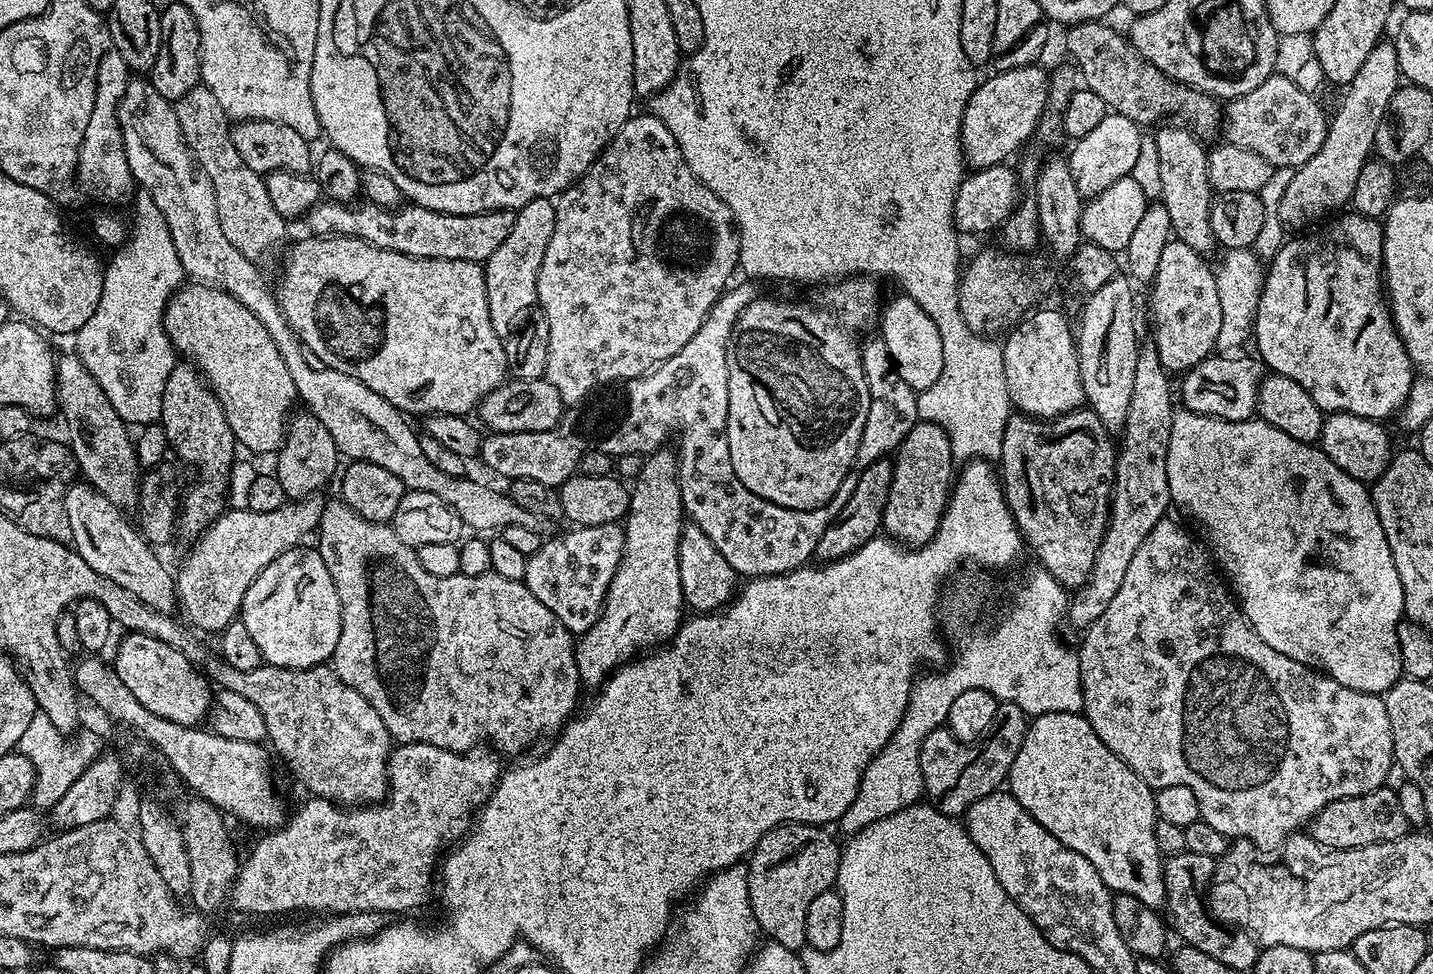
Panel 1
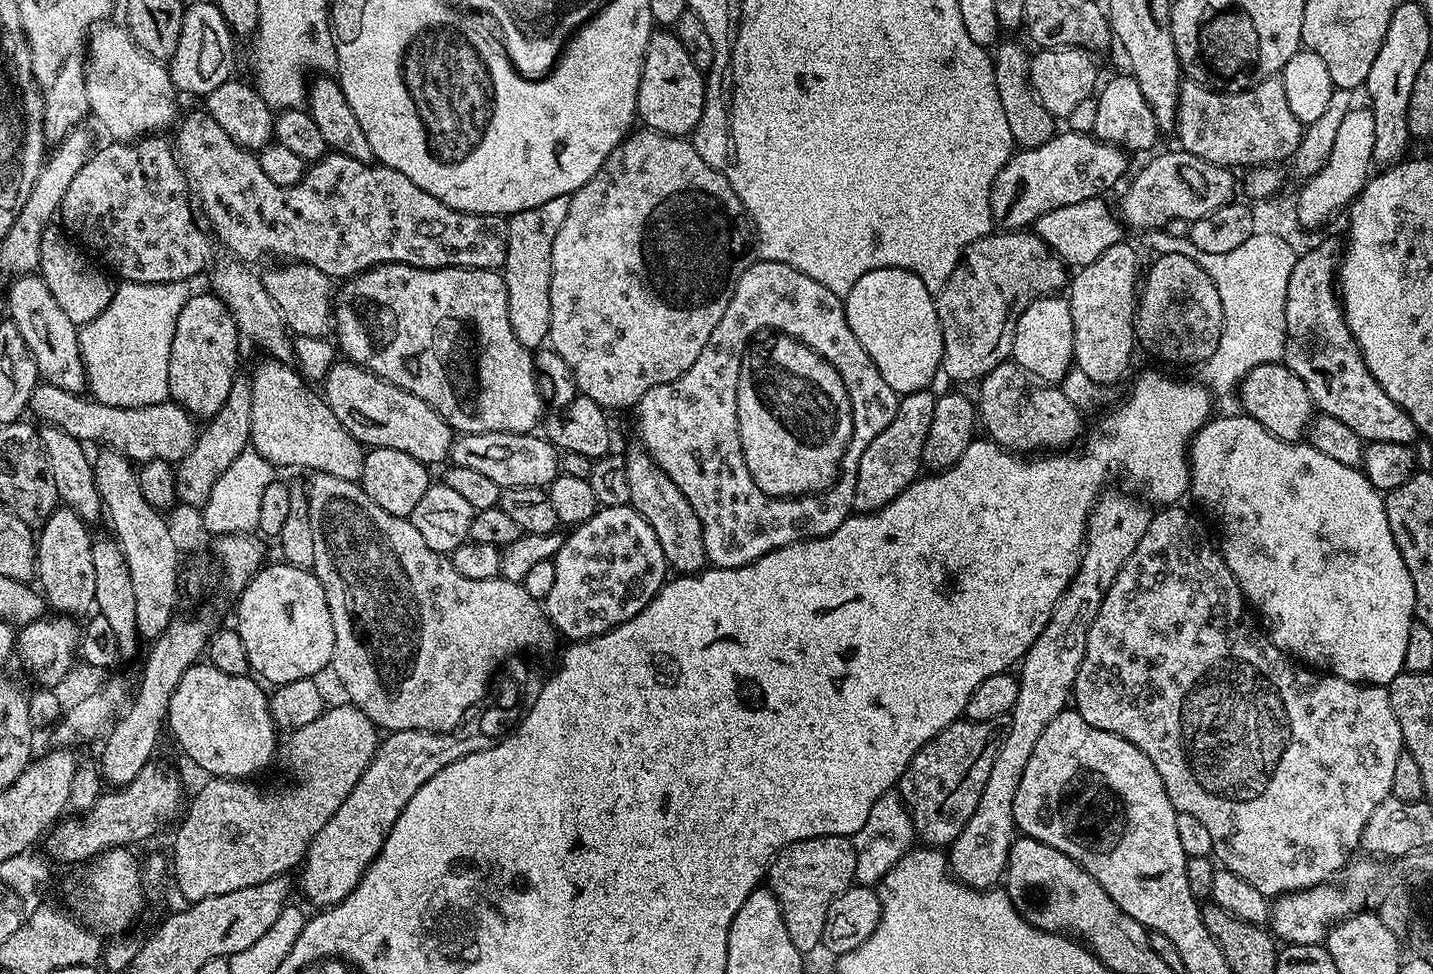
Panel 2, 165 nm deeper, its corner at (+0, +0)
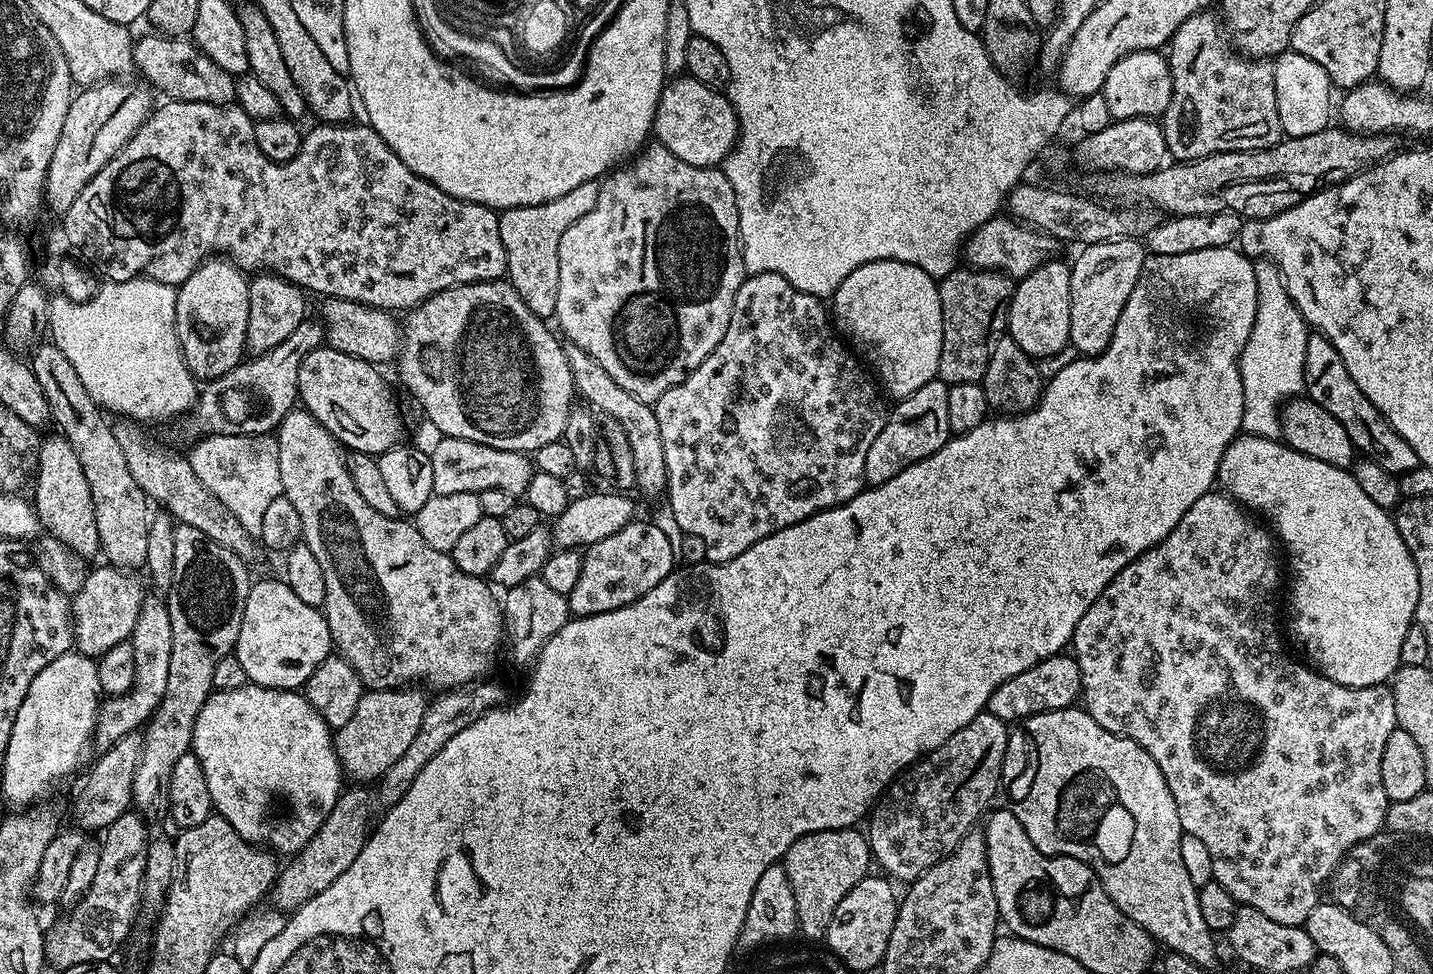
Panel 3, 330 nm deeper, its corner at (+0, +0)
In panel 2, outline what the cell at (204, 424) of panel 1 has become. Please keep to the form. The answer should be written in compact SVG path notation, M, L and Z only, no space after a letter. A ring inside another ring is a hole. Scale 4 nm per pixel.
M205 290L201 296L189 295L182 306L182 314L178 314L178 322L174 326L174 338L170 342L170 370L168 371L168 395L171 403L180 404L193 418L211 418L222 410L222 402L226 402L226 394L230 394L230 386L236 381L236 351L240 348L242 337L236 329L230 310L211 291Z

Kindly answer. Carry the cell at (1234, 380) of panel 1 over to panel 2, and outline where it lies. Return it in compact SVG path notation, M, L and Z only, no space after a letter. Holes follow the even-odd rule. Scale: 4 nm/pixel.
M1283 362L1254 366L1240 384L1238 395L1240 407L1246 415L1283 440L1299 441L1312 423L1314 405L1310 390L1306 390L1306 382L1302 382L1302 378L1298 378L1298 374L1291 372Z

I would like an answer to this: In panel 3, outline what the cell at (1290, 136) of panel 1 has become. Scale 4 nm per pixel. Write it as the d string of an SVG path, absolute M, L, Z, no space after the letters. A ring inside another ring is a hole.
M1205 10L1186 18L1172 35L1166 55L1172 75L1170 106L1166 106L1162 127L1168 155L1173 161L1187 162L1206 158L1215 152L1258 150L1282 139L1278 122L1278 102L1274 94L1274 63L1268 58L1245 58L1234 51L1223 35L1216 33L1216 20Z

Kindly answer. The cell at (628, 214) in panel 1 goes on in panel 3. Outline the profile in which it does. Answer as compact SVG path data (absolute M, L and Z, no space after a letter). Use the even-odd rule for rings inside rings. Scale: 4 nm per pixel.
M652 142L635 158L603 177L594 210L590 210L590 214L582 214L582 218L578 218L578 222L571 224L562 234L562 242L558 242L558 306L554 320L560 323L562 336L564 331L563 339L586 350L586 354L590 354L590 358L594 358L594 362L598 362L598 366L602 366L602 370L606 370L606 374L622 386L622 390L630 390L634 398L655 405L666 390L684 381L712 353L714 346L722 342L722 334L726 334L726 326L730 326L734 298L745 275L744 252L740 249L738 202L734 198L734 186L730 186L726 174L719 167L690 166L690 162L674 158L674 154L670 154L670 150L663 148L659 142Z

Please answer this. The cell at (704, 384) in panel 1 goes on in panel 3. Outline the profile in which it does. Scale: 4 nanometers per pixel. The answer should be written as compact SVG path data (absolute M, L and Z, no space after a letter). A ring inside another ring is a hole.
M753 272L745 275L742 286L734 298L734 310L730 314L730 326L726 326L726 334L722 334L722 342L714 346L712 353L692 371L678 386L666 390L662 398L658 398L654 405L658 418L658 430L662 430L662 450L666 456L666 470L668 471L668 487L666 501L672 507L672 520L688 536L700 540L704 547L705 561L713 564L730 562L742 554L742 550L750 550L754 542L782 530L786 526L794 526L816 512L827 508L837 508L839 504L850 502L859 492L864 491L866 481L864 467L866 454L874 438L878 438L882 426L888 421L889 409L884 408L885 397L878 391L877 385L870 379L869 373L862 367L861 361L848 353L848 348L836 337L832 329L829 309L825 301L818 296L811 296L795 288L782 274L769 272ZM788 411L797 412L804 428L810 435L800 440L798 433L792 429L792 420Z

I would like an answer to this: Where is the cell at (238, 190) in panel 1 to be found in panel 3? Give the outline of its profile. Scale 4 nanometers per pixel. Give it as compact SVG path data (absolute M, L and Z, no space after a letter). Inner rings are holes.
M325 299L318 313L324 326L327 347L338 350L342 354L350 354L354 358L362 358L377 366L385 366L400 355L402 328L397 317L381 308L371 308L349 300Z

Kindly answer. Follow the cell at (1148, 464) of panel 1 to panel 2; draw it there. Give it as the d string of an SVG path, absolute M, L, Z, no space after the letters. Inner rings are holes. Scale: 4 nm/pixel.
M1111 490L1097 499L1088 513L1088 529L1078 570L1050 614L1050 622L1046 622L1042 634L1018 665L1020 685L1018 698L1006 720L1008 736L1006 732L1000 741L994 766L990 766L986 786L982 786L982 798L978 798L978 806L974 806L970 822L966 822L962 834L958 834L946 852L953 877L967 888L987 890L999 885L1005 875L1008 855L1018 832L1014 822L1014 794L1018 794L1022 770L1026 770L1026 762L1030 762L1034 745L1038 738L1042 738L1042 730L1046 730L1046 726L1050 726L1050 722L1069 707L1078 678L1078 666L1082 666L1082 658L1086 654L1090 626L1094 626L1094 618L1098 618L1098 610L1114 578L1118 578L1118 570L1122 570L1126 558L1134 554L1134 546L1142 542L1142 534L1146 534L1146 526L1152 521L1149 505L1141 500Z

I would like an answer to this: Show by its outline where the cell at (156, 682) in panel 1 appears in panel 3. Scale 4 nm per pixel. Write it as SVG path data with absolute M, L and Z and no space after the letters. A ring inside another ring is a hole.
M249 682L238 690L213 691L212 695L206 698L202 710L198 710L190 751L196 755L198 762L202 762L202 774L206 774L206 786L210 786L212 806L219 816L226 822L230 822L230 826L234 826L234 830L243 840L273 854L279 854L281 857L284 855L284 858L291 858L301 852L310 842L310 838L314 838L314 834L318 834L322 822L326 822L330 810L334 810L336 800L342 791L340 759L336 757L333 729L329 728L327 722L314 710L314 706L310 706L308 699L296 690L259 688L256 684Z

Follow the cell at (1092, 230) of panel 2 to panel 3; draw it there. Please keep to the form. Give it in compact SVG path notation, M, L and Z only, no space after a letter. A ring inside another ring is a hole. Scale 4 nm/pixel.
M997 214L968 237L962 249L962 256L977 270L995 270L1006 276L1019 278L1038 270L1038 266L1045 264L1055 253L1052 252L1055 248L1058 248L1058 241L1053 236L1038 232L1035 228L1021 224L1007 215Z

